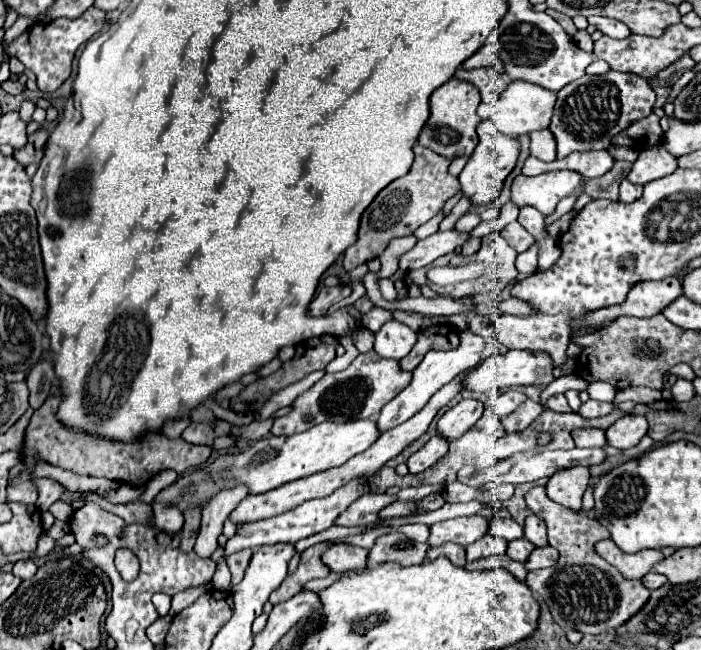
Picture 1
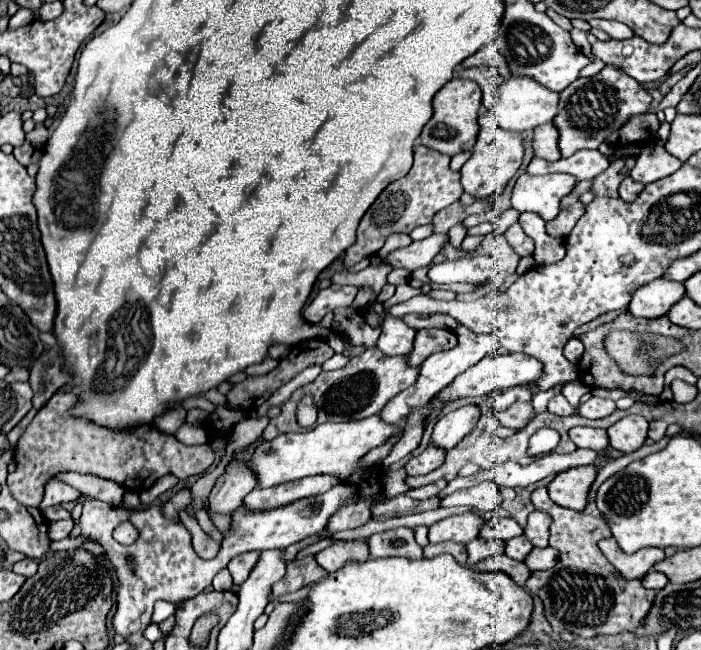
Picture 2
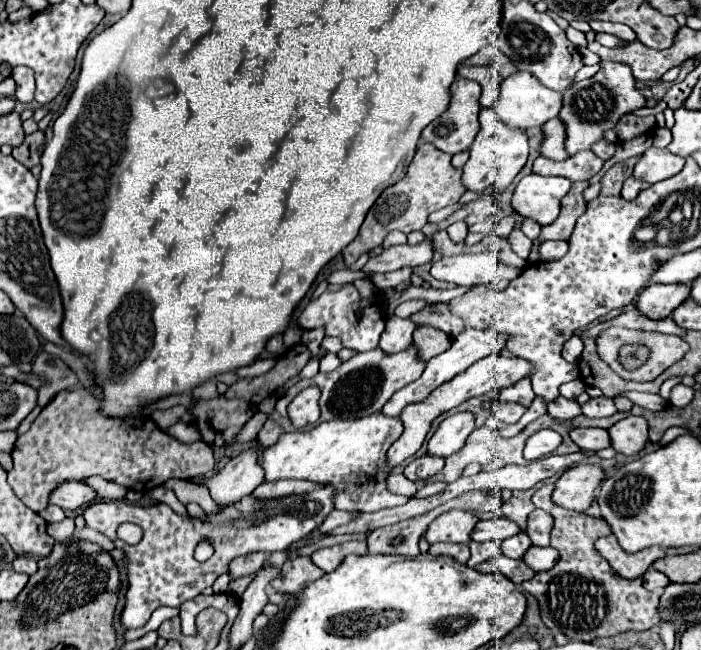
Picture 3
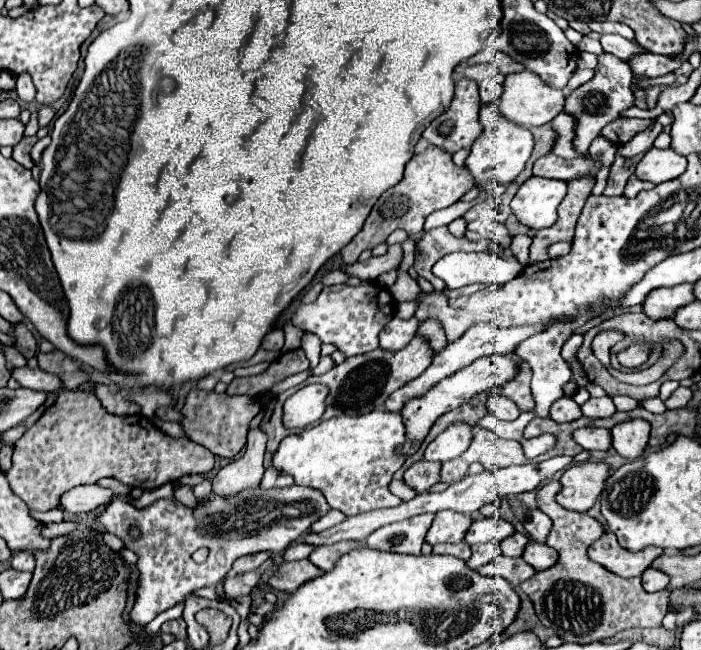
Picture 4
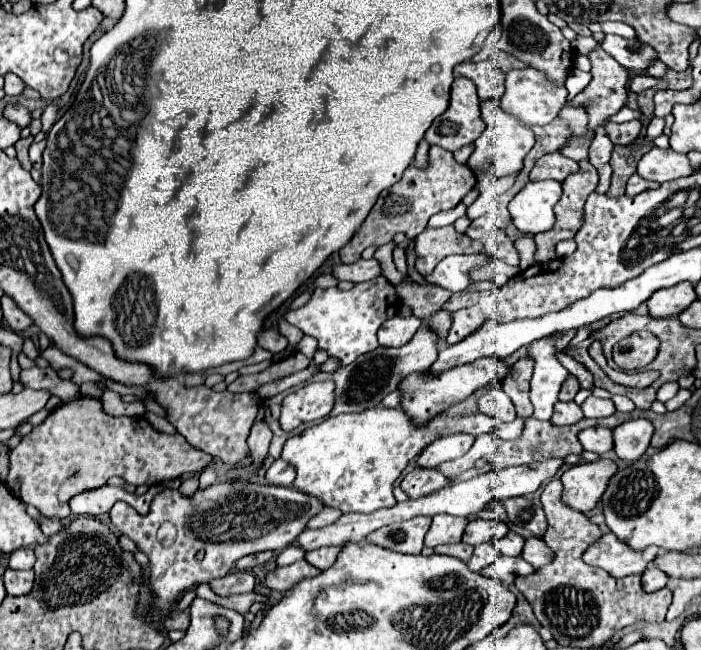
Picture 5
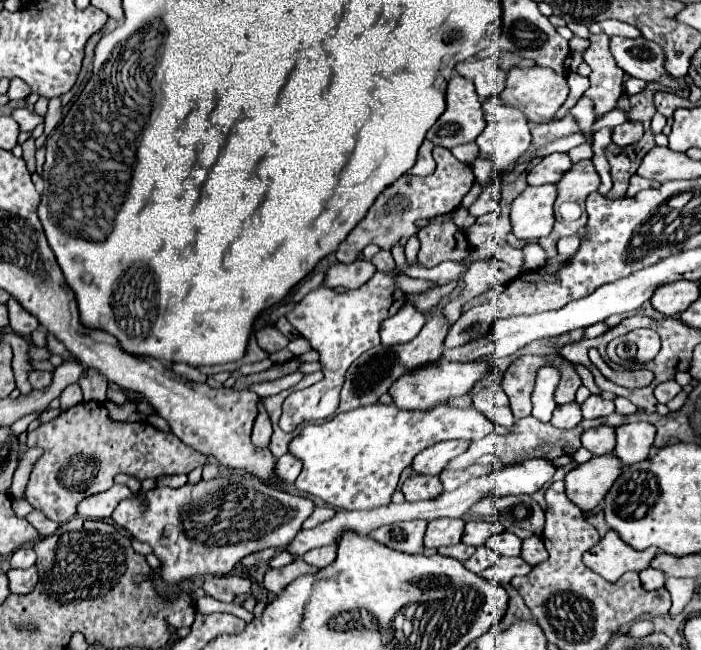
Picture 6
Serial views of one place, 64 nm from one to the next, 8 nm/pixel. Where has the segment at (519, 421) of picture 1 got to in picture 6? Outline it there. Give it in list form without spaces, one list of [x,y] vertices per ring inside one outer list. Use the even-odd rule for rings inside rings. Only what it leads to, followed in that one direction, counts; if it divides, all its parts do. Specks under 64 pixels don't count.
[[[498,382],[490,384],[480,394],[474,394],[472,402],[478,412],[482,412],[486,418],[490,418],[498,426],[512,426],[516,422],[512,416],[512,410],[510,410],[508,396],[504,394],[504,390]]]

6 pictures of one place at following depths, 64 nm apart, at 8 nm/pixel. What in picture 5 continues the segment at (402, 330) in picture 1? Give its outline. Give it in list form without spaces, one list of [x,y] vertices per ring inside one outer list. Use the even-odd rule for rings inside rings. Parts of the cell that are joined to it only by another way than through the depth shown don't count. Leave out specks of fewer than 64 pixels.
[[[394,316],[390,320],[386,320],[382,324],[382,328],[378,330],[378,340],[380,346],[388,346],[388,348],[398,348],[404,346],[414,334],[416,330],[422,326],[422,320],[416,316]]]

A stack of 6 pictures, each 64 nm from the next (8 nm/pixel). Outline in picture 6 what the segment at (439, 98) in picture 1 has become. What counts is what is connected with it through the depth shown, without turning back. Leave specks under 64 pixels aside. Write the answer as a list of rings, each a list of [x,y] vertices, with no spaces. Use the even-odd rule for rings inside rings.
[[[458,74],[452,76],[452,80],[448,82],[448,90],[446,90],[446,112],[434,122],[434,126],[428,130],[426,138],[436,144],[436,146],[444,146],[444,148],[454,148],[460,144],[468,144],[474,142],[478,138],[478,134],[484,130],[486,122],[482,116],[482,104],[478,100],[478,94],[474,90],[474,84]]]

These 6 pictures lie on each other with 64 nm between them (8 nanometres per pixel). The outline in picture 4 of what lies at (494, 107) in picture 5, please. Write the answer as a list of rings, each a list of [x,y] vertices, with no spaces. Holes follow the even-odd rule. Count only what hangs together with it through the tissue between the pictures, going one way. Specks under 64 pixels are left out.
[[[488,104],[480,108],[480,122],[482,122],[482,134],[474,140],[470,156],[466,158],[466,168],[470,172],[470,176],[474,178],[474,186],[476,188],[484,188],[490,182],[496,184],[510,184],[522,170],[524,164],[530,158],[534,140],[528,128],[516,126],[514,122],[506,120],[500,110],[498,104]]]

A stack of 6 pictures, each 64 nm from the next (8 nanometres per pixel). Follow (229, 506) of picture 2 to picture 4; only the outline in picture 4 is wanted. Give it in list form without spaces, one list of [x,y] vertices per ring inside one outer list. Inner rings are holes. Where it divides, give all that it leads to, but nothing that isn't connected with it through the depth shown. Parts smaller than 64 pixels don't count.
[[[260,428],[250,430],[246,452],[212,478],[212,492],[216,496],[236,496],[236,492],[242,492],[244,488],[258,488],[264,476],[264,452],[266,434]]]

